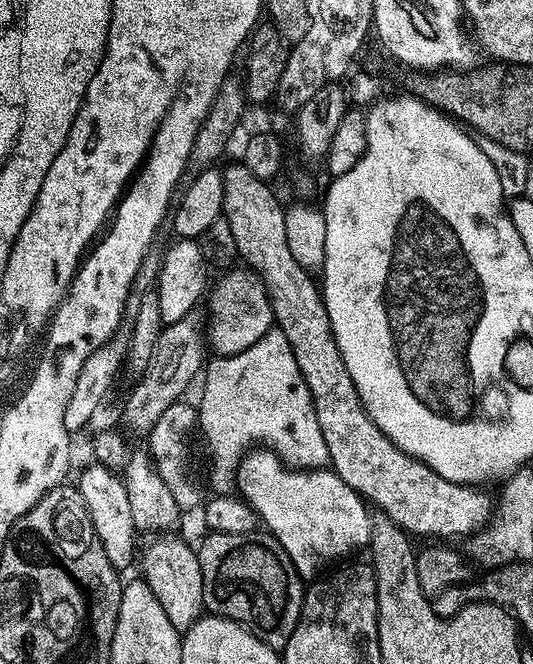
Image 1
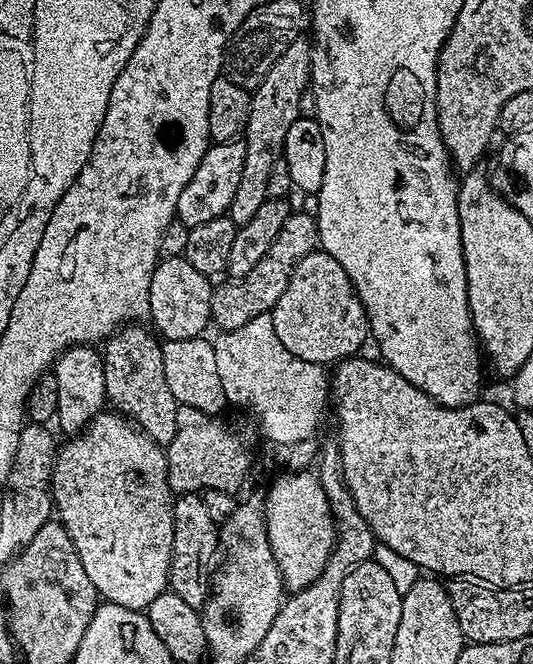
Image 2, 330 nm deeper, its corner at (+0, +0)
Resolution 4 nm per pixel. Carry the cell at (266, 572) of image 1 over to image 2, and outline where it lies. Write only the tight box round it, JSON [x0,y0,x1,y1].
[168,492,218,610]

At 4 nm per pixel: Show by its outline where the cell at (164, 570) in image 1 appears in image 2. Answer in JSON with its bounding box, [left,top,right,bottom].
[52,410,174,612]

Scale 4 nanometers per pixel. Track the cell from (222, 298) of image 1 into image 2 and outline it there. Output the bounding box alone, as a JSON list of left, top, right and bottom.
[270,250,370,366]

